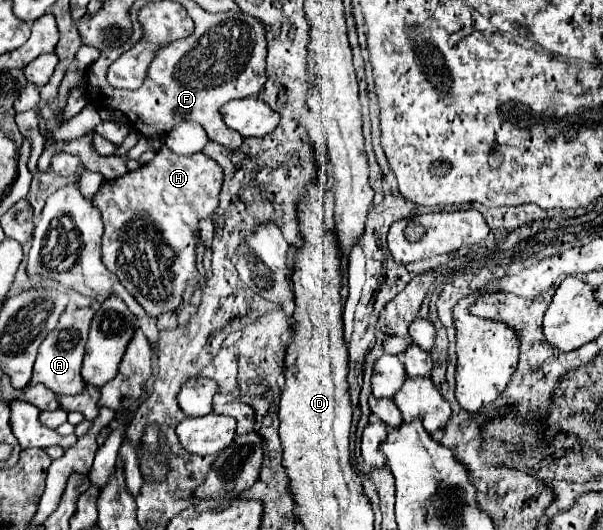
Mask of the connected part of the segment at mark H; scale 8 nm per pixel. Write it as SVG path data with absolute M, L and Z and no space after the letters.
M162 145L156 157L136 171L106 181L96 193L96 207L104 219L102 237L102 261L110 273L114 273L124 289L142 305L142 309L156 317L162 311L174 311L178 301L170 297L182 297L186 281L198 279L196 271L196 239L194 231L202 217L212 217L218 207L218 195L222 187L222 169L204 153L176 155Z

